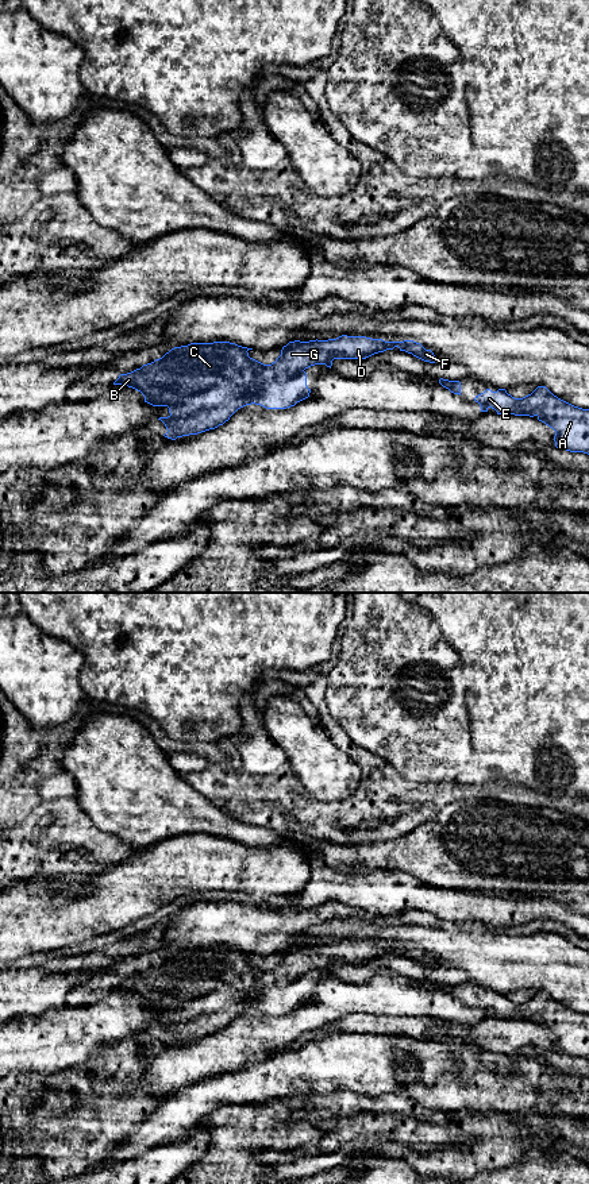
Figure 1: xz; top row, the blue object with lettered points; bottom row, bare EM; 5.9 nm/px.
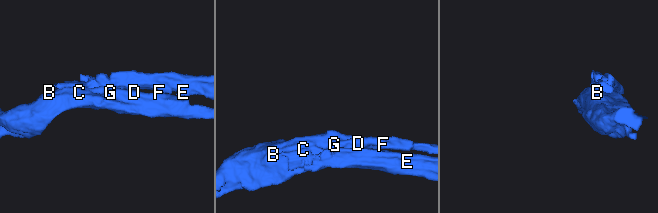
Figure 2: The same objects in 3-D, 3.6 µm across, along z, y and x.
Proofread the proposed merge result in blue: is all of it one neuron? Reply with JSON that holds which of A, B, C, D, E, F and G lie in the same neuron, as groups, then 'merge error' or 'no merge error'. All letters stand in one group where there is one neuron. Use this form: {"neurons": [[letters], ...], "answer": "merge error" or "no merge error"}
{"neurons": [["A", "E"], ["B", "C", "D", "F", "G"]], "answer": "merge error"}

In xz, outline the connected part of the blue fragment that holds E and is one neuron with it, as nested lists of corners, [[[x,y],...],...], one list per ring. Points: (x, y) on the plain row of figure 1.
[[[538,991],[523,1003],[512,1002],[505,994],[486,994],[474,1006],[480,1008],[481,1017],[492,1013],[497,1019],[536,1021],[555,1035],[557,1053],[589,1060],[589,1014],[558,1003],[546,991]]]

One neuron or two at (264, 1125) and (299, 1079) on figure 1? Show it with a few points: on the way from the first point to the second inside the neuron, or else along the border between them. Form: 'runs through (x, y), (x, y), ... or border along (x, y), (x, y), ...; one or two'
border along (315, 1094), (295, 1095), (253, 1106); two

